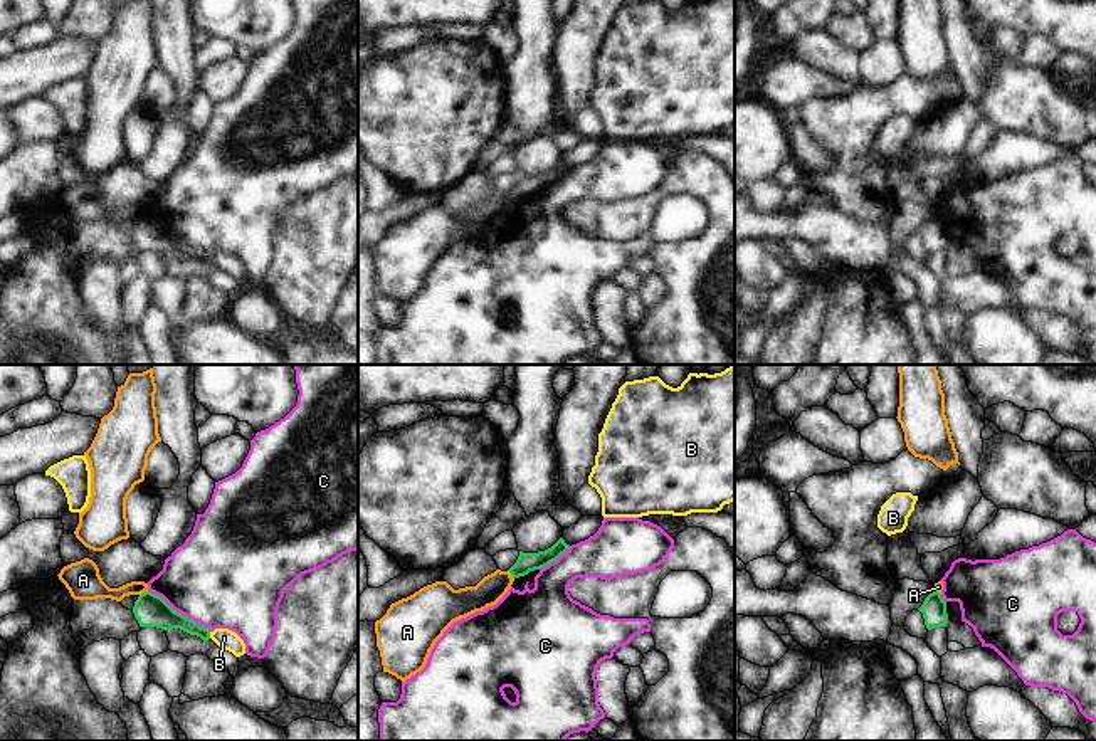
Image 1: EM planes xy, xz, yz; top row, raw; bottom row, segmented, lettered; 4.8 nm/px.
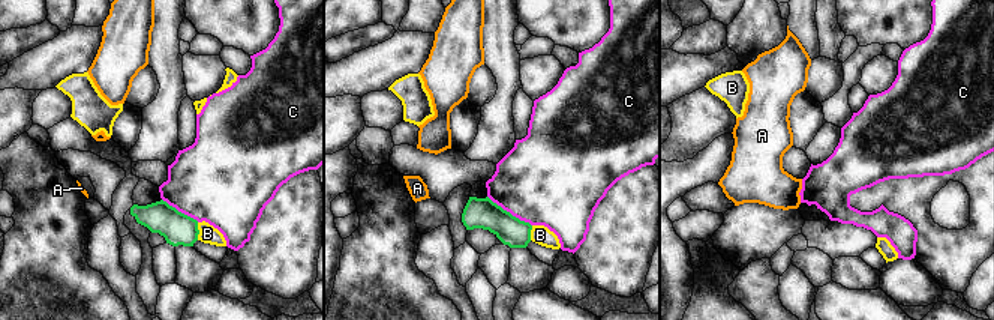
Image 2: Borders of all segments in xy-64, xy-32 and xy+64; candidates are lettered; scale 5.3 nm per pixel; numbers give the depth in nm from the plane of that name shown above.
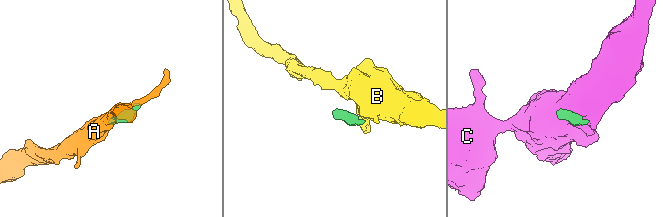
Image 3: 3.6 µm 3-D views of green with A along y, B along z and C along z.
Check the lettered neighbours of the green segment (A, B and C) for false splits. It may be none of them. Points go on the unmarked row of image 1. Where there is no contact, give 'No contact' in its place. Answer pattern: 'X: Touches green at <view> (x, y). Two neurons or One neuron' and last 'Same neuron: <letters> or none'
A: Touches green at xy (145, 215). Two neurons
B: Touches green at xy (209, 259). Two neurons
C: Touches green at xy (180, 237). Two neurons
Same neuron: none.

